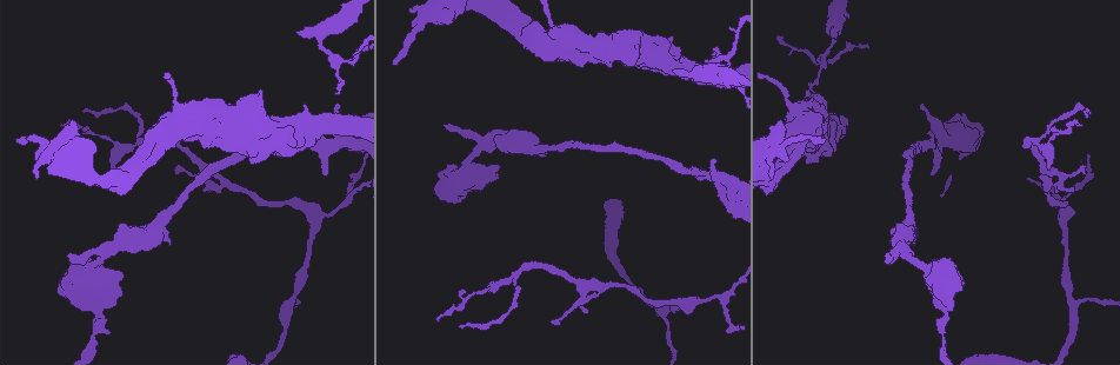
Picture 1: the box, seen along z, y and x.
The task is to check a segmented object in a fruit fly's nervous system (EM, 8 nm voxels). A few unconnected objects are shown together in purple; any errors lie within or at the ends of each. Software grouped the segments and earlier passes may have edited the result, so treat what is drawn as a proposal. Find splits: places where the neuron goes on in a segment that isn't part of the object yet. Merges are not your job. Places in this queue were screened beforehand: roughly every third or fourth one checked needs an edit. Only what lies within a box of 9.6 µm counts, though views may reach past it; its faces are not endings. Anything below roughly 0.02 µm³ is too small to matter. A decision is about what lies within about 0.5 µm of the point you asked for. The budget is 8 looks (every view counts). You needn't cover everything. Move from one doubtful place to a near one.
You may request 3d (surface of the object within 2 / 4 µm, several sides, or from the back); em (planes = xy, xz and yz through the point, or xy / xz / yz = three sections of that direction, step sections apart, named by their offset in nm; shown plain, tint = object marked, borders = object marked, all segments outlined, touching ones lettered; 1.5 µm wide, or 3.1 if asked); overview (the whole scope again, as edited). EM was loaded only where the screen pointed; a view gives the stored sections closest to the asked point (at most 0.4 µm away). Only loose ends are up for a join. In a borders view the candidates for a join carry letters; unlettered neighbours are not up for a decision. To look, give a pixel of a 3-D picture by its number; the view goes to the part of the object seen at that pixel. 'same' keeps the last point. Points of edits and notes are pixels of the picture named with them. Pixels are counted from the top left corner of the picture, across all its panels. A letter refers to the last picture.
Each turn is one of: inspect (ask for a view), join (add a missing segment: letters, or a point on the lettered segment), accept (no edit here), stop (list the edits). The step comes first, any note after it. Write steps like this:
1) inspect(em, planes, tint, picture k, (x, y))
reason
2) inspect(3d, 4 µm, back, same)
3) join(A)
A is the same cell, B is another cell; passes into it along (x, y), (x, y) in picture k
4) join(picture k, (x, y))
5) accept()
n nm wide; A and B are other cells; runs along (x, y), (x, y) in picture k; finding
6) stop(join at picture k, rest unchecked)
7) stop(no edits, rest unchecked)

inspect(3d, 2 µm, picture 1, (444, 126))
free end

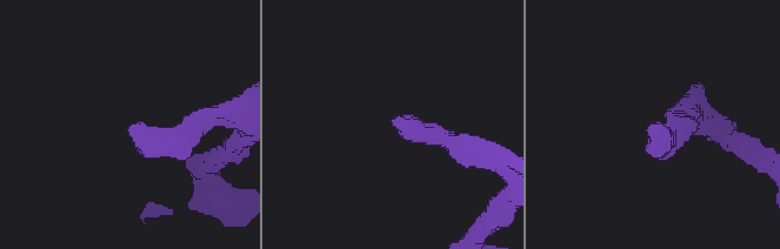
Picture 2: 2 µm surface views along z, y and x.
inspect(em, yz, step 8, tint, picture 2, (393, 122))
shape alone is not enough

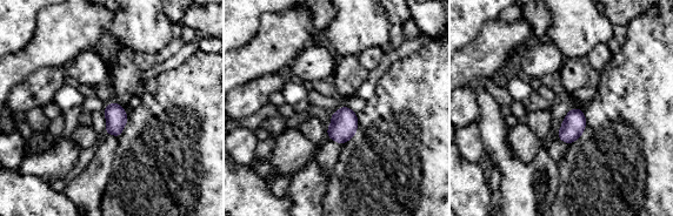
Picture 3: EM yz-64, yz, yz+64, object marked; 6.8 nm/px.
inspect(em, planes, borders, same)

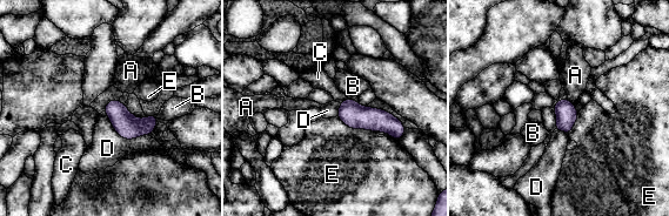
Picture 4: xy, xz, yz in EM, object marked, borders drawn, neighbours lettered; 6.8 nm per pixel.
accept()
A, B, C, D and E are other cells; border along (105, 110), (122, 137), (148, 135) in picture 4; none of them fits

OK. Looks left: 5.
inspect(em, planes, borders, picture 1, (552, 324))
tapers out

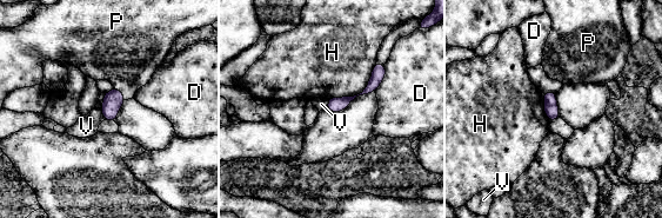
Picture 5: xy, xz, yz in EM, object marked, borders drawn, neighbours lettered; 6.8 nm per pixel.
accept()
100 nm wide; D, H, P and V are other cells; border along (100, 108), (105, 119) in picture 5; none of them fits

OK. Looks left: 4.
inspect(3d, 4 µm, picture 1, (675, 71))
free end

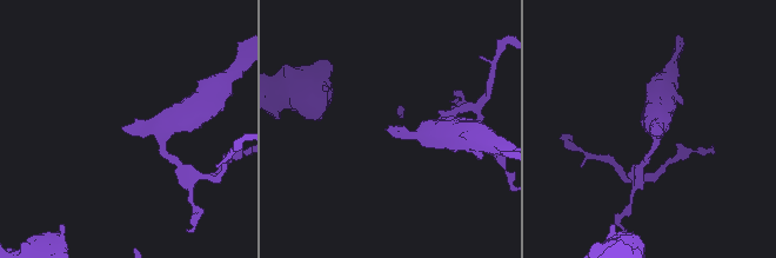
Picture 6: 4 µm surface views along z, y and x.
inspect(em, 3.1 µm, yz, step 16, tint, picture 6, (653, 127))

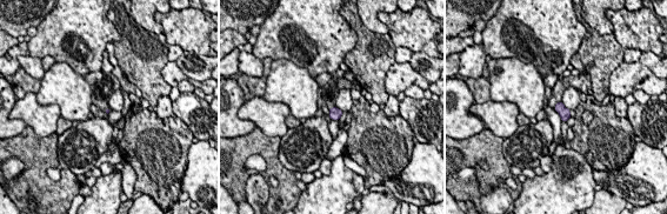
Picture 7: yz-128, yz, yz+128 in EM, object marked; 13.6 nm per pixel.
inspect(em, 3.1 µm, planes, borders, same)
cut it another way

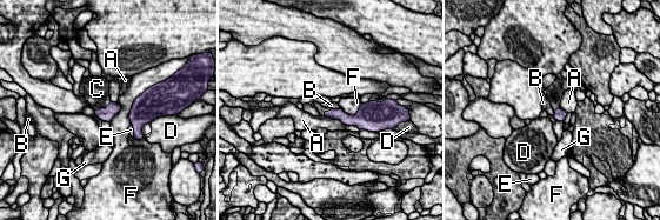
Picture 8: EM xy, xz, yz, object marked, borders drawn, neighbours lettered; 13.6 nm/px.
join(C)
C is the same cell, A, B, D, E, F and G are other cells; passes into it along (106, 114), (102, 108), (97, 92) in picture 8; the neuron continues

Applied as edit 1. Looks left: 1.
stop(join at picture 8, rest unchecked)

